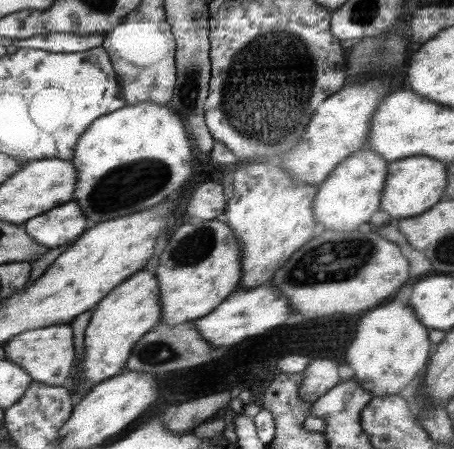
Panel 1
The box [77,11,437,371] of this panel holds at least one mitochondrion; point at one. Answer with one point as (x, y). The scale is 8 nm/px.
(263, 114)

